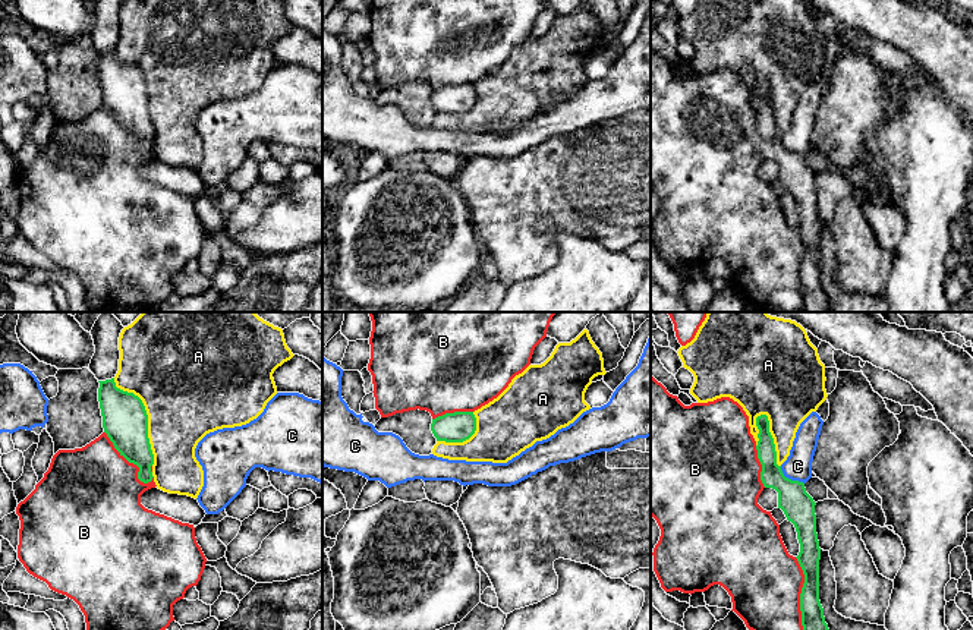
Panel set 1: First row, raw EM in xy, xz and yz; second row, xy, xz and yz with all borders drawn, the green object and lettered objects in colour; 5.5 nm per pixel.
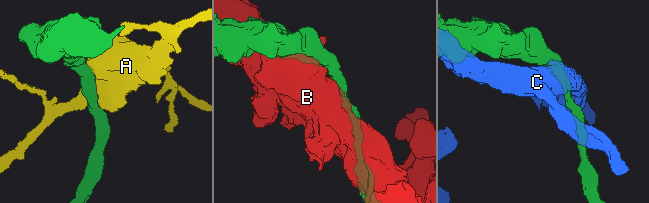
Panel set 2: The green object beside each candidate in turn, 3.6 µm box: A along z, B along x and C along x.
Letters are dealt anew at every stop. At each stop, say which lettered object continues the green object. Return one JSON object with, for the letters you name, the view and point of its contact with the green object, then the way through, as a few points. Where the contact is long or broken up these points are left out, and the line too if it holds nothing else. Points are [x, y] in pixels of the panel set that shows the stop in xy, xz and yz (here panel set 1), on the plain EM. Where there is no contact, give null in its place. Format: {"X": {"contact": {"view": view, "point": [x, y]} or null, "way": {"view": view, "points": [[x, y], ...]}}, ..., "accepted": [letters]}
{"accepted": []}

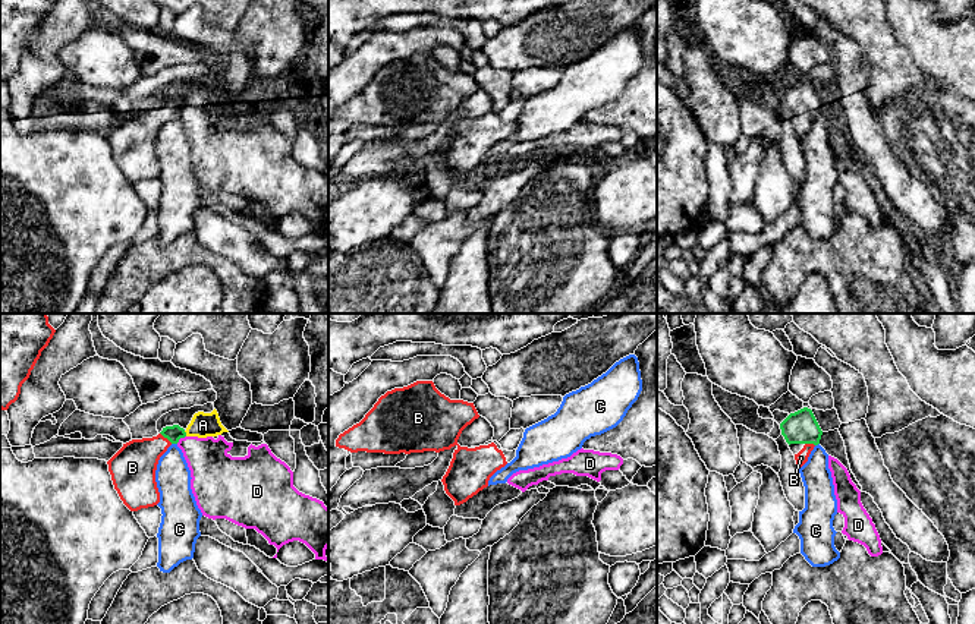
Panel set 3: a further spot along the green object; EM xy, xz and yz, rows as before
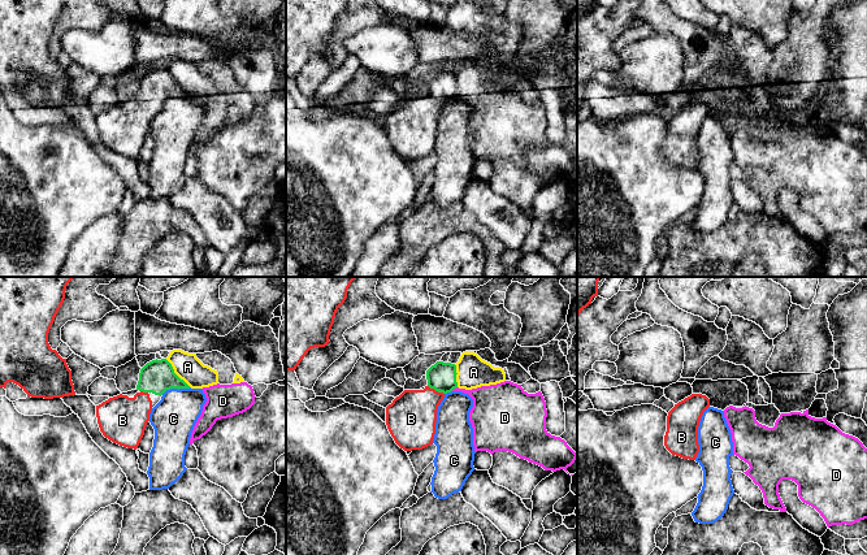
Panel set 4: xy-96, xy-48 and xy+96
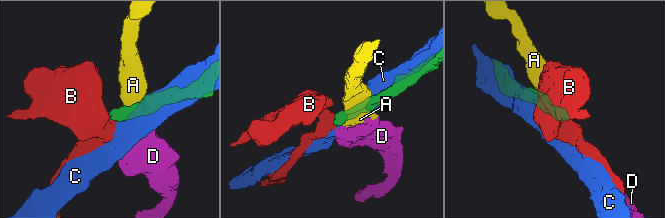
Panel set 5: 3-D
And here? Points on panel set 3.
{"B": {"contact": {"view": "xy", "point": [166, 109]}, "way": {"view": "xy", "points": [[173, 106], [166, 109], [132, 139]]}}, "accepted": ["B"]}

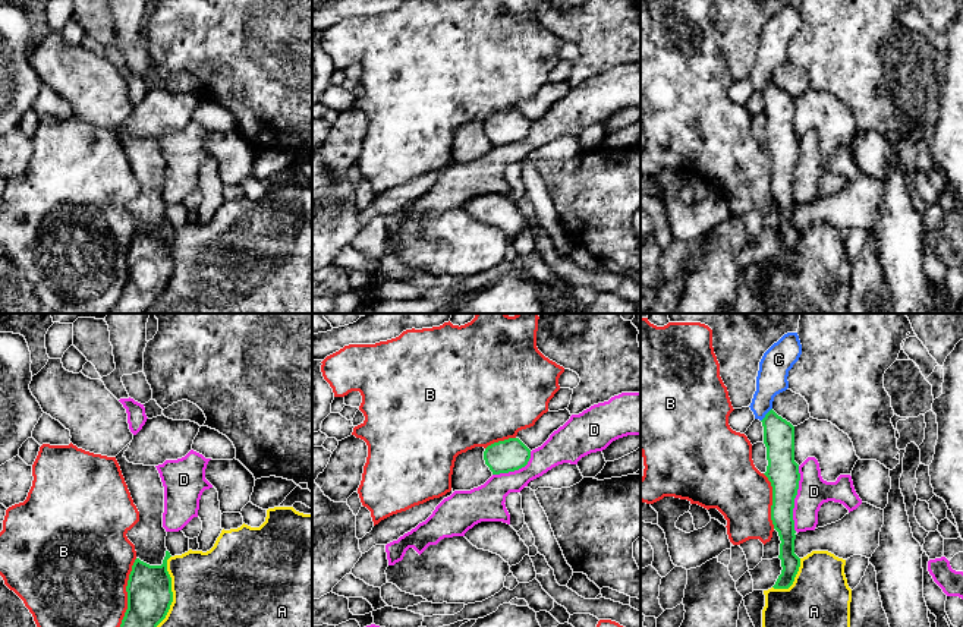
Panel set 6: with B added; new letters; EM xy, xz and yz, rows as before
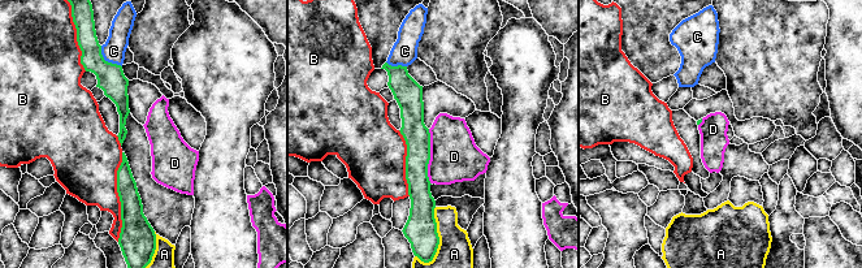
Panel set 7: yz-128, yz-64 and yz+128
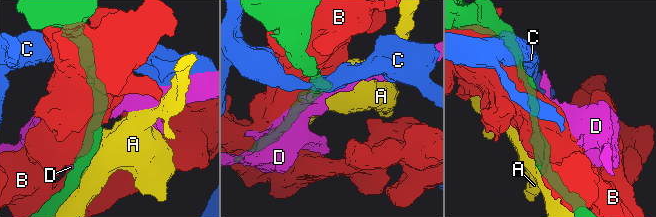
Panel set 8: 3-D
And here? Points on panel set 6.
{"accepted": []}

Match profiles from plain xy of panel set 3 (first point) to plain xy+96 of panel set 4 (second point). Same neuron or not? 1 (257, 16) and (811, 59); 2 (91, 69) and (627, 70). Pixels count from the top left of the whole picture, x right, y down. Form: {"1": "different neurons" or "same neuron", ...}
{"1": "same neuron", "2": "same neuron"}

